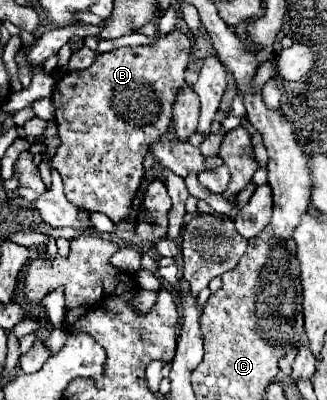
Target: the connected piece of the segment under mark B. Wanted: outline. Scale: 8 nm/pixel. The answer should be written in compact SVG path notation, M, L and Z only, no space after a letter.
M172 30L170 34L166 34L162 40L158 40L152 46L124 46L124 48L118 48L118 50L112 50L112 52L104 52L92 62L90 68L78 70L78 72L66 72L66 76L60 78L60 82L56 84L54 94L52 94L52 102L56 106L56 116L54 118L56 118L58 134L60 134L60 146L56 150L56 156L52 158L52 166L60 172L60 176L64 180L64 194L72 204L76 204L78 208L90 210L90 212L102 212L114 224L122 224L130 218L132 204L134 204L134 198L138 194L138 188L140 188L140 182L142 182L142 176L144 176L142 162L144 162L144 156L146 156L146 148L154 140L158 140L168 130L168 126L172 122L172 104L176 100L174 94L176 94L176 88L180 88L184 84L184 70L186 70L188 60L190 60L190 50L192 50L192 44L190 44L188 36L178 32L178 30Z

